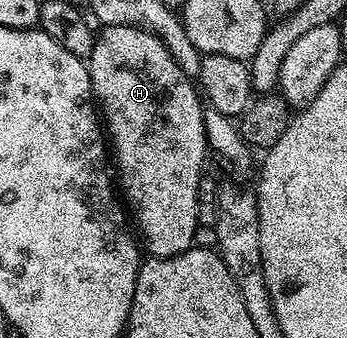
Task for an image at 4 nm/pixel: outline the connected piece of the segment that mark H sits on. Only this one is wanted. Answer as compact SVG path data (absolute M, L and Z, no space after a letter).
M126 25L105 26L101 31L104 32L96 35L96 44L92 46L92 53L86 60L88 76L92 79L92 94L106 120L106 135L114 156L114 171L118 176L119 186L120 183L124 186L123 198L126 203L128 198L127 206L130 208L135 230L146 251L148 246L149 256L165 259L193 246L197 226L198 185L201 175L206 171L204 155L209 154L204 128L206 107L198 94L197 84L184 75L182 69L178 69L174 57L153 31Z

